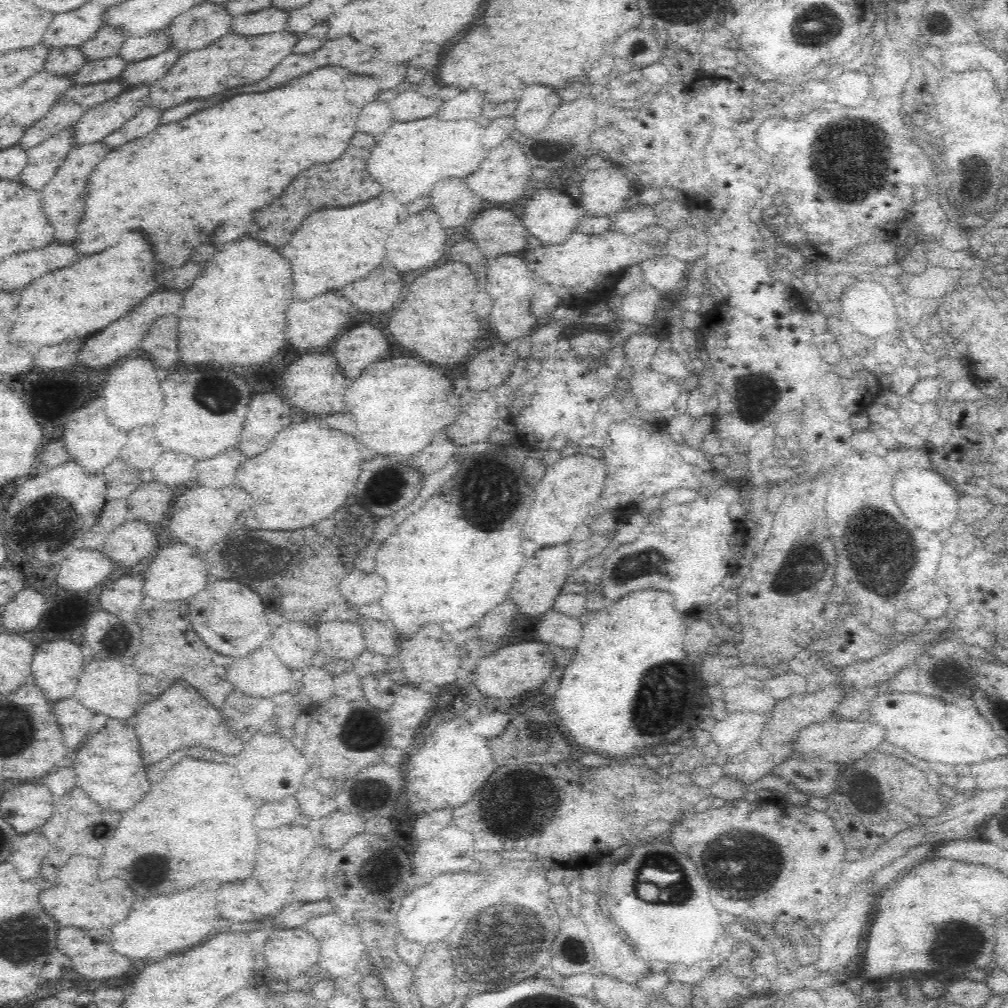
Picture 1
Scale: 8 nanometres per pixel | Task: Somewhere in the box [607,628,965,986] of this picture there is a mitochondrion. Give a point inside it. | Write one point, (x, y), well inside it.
(739, 861)

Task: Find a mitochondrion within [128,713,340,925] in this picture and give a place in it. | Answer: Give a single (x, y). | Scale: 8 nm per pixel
(149, 872)

